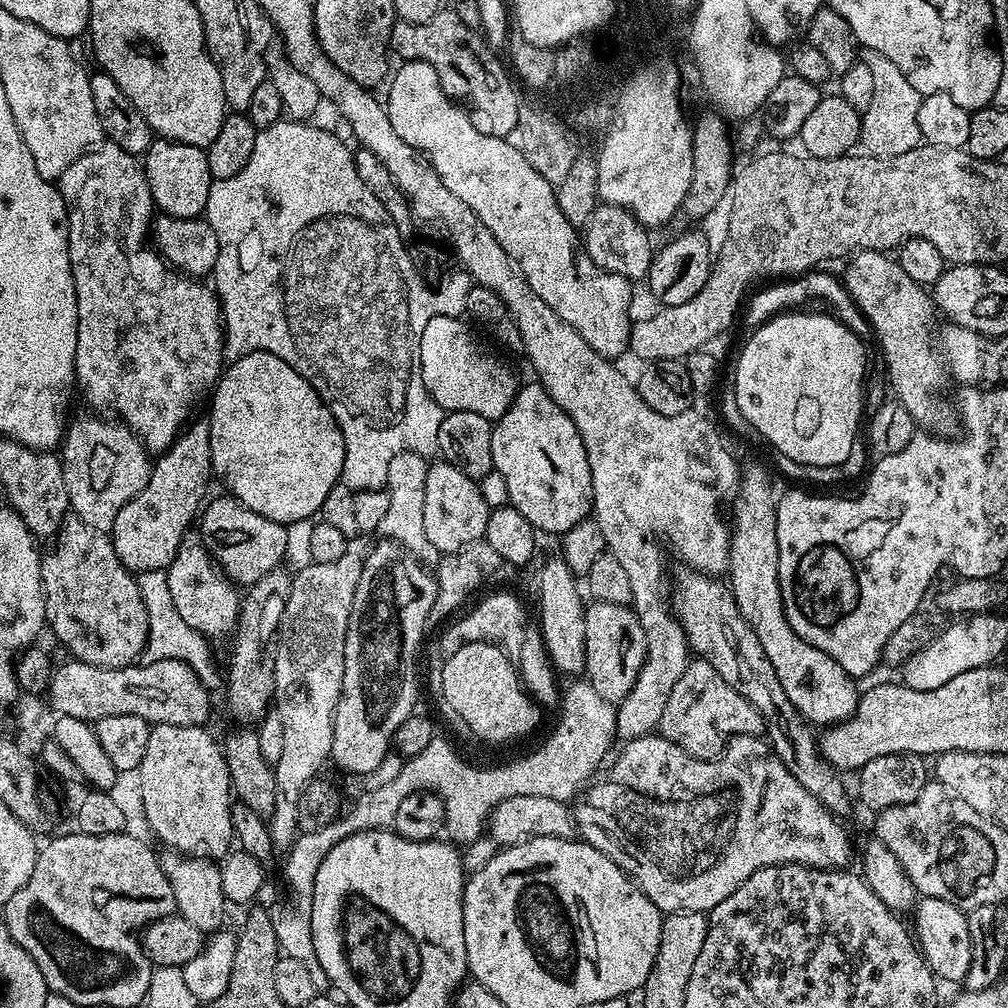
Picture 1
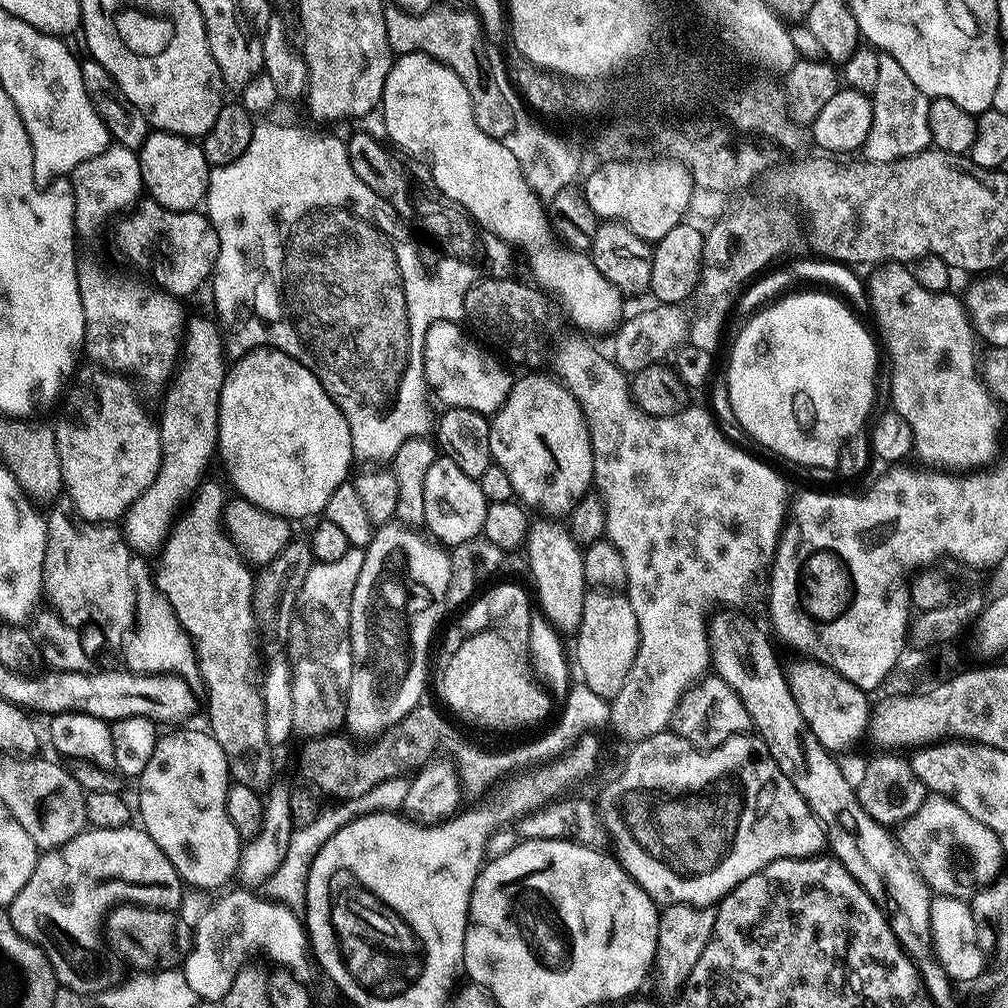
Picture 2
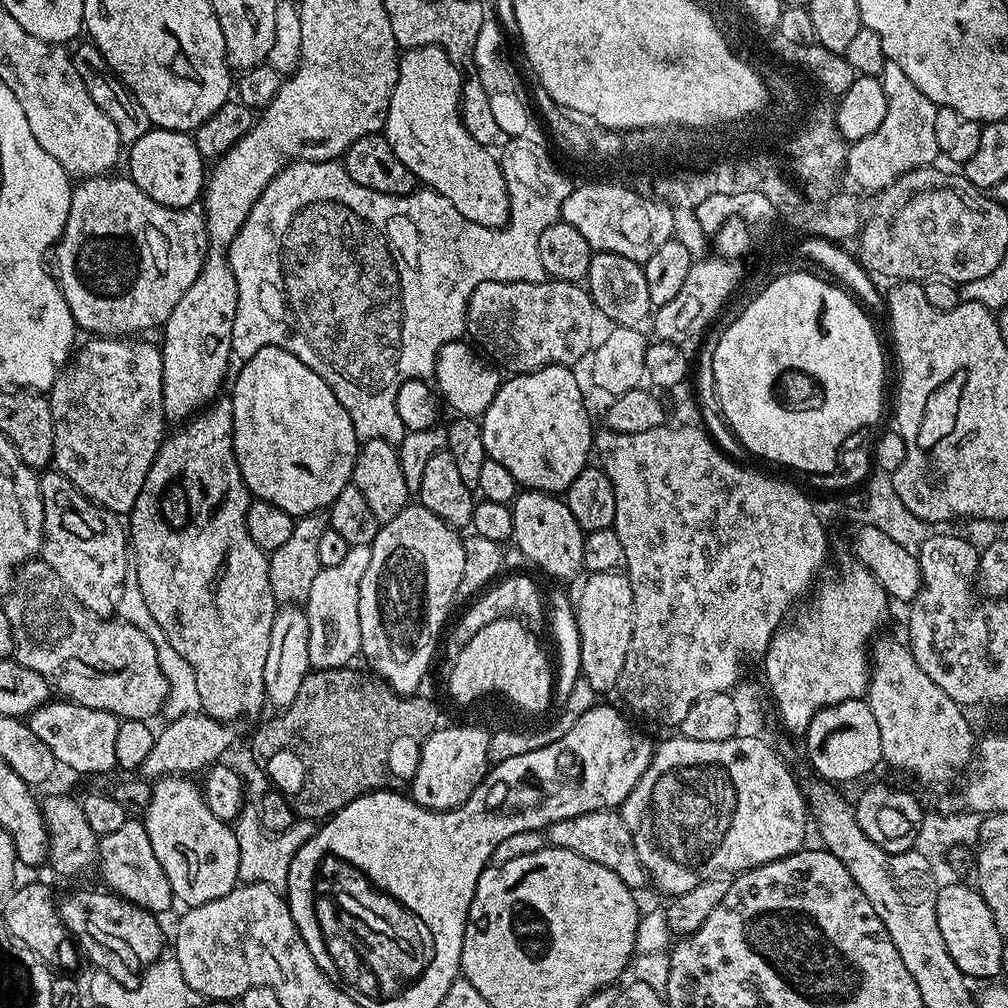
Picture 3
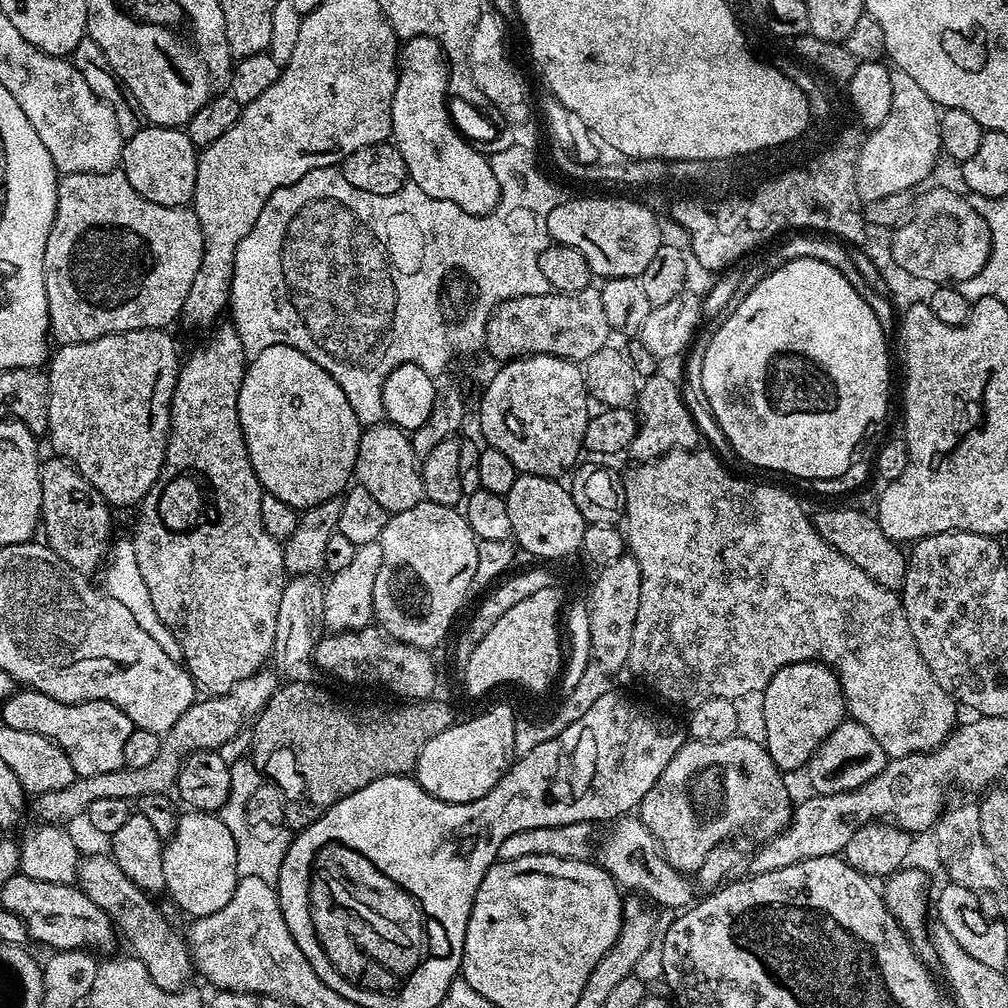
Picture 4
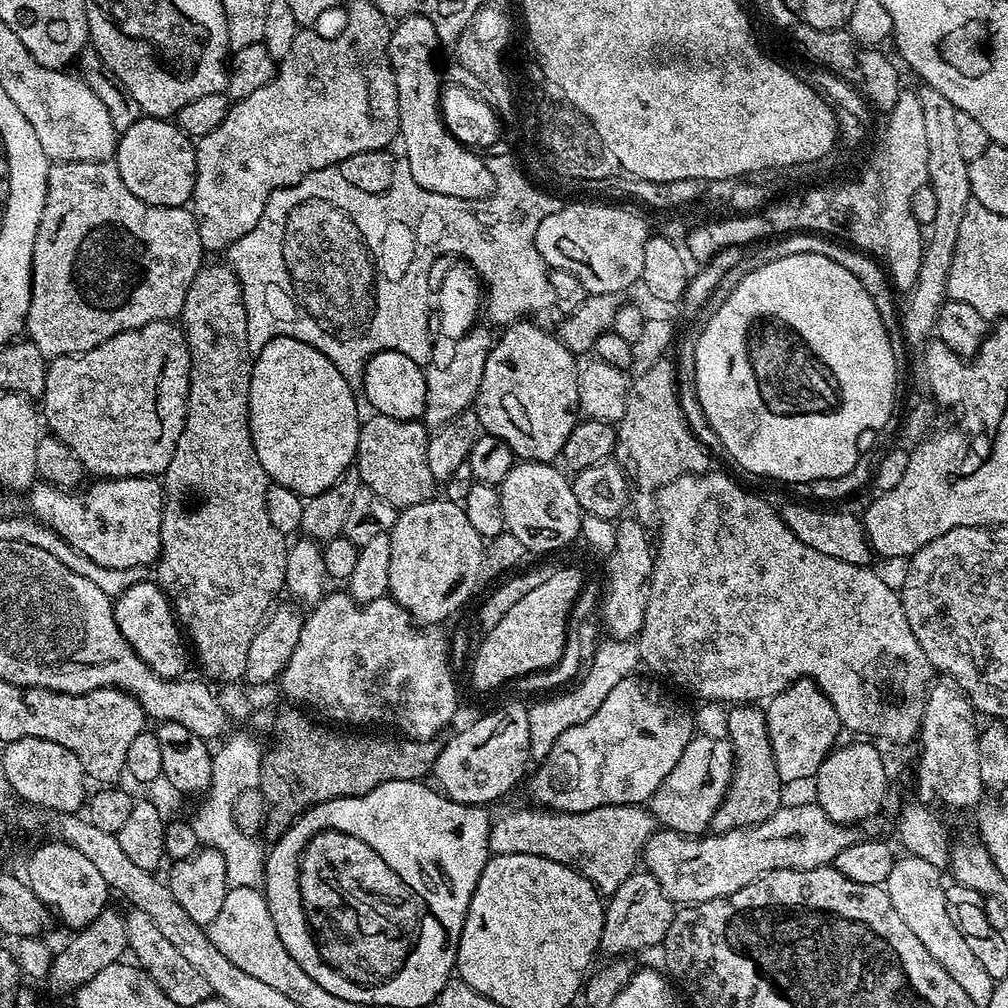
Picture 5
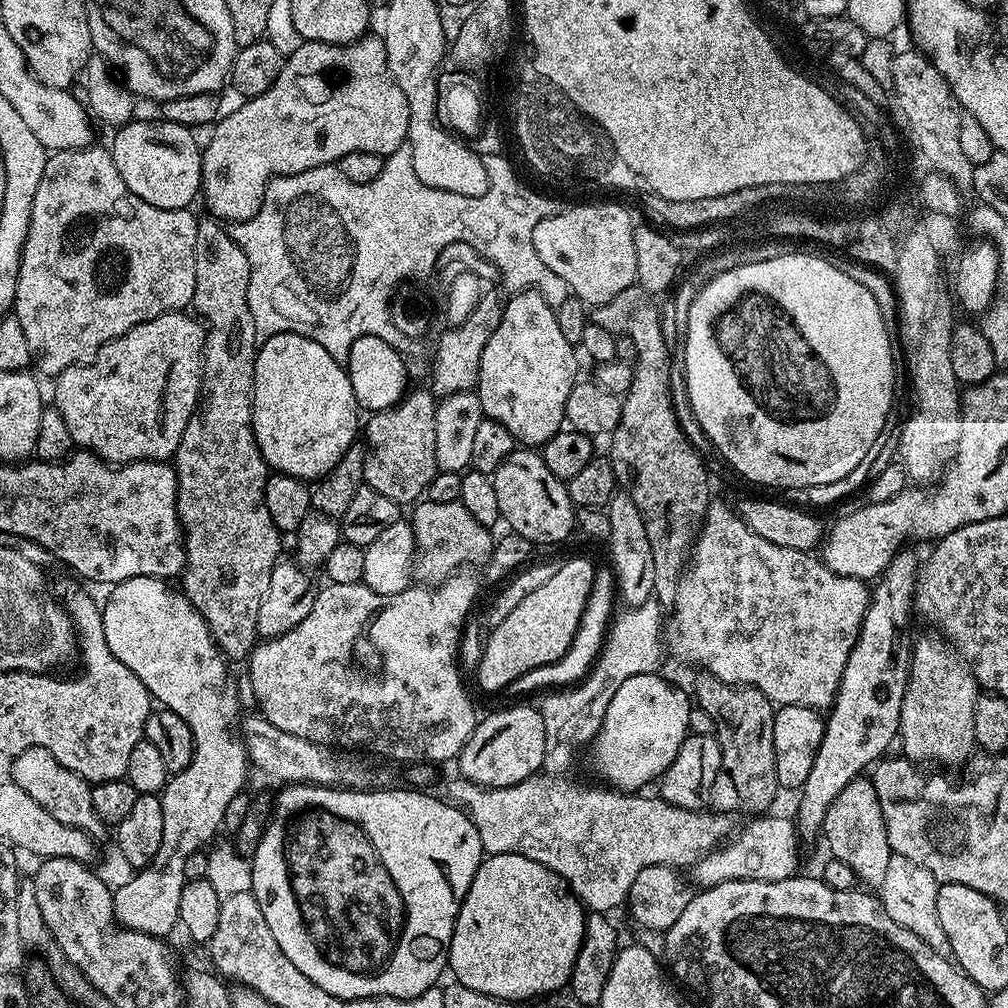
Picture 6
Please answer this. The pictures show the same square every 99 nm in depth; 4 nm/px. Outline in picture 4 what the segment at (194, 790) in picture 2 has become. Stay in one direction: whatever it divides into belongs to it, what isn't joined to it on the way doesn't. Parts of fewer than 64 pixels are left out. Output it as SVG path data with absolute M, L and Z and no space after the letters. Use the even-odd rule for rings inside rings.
M185 811L177 817L177 831L164 844L162 870L167 895L190 918L217 913L230 902L236 889L237 847L234 836L226 829L219 815L208 812Z

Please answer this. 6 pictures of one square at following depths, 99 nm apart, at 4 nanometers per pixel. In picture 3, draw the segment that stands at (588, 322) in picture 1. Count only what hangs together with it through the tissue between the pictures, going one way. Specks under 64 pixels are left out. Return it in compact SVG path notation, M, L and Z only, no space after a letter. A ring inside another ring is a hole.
M438 46L409 48L400 56L398 82L392 91L388 107L386 135L394 154L406 162L421 185L442 194L470 222L487 228L503 228L508 222L508 184L499 159L489 149L483 148L466 130L462 119L461 69Z

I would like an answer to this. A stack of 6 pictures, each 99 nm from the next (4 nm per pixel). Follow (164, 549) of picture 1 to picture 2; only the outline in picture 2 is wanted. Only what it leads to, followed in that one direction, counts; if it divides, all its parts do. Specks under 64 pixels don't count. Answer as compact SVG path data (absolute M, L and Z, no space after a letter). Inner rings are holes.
M196 316L193 320L191 317L183 329L182 351L176 371L167 385L169 388L164 396L164 405L160 408L160 469L152 485L128 507L122 517L122 535L133 553L159 553L177 519L176 507L180 499L195 493L200 487L200 475L208 459L211 456L213 459L217 453L218 410L225 371L226 349L219 323L204 316Z

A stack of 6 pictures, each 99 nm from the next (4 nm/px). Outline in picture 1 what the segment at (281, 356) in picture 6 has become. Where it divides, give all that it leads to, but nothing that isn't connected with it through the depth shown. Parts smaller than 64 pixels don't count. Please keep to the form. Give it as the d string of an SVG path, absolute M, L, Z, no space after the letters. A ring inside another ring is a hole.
M251 352L242 358L231 361L221 371L211 396L212 416L207 417L207 422L210 426L210 458L215 479L221 480L228 487L225 489L244 503L247 508L254 510L254 514L262 514L262 518L270 518L279 524L293 526L292 524L306 519L307 516L315 517L319 513L322 502L326 502L326 494L330 494L334 485L341 483L344 471L344 439L342 430L336 424L336 419L330 414L327 406L322 403L320 396L312 389L310 382L306 378L302 378L302 374L298 374L298 370L294 370L294 366L282 362L282 358L278 358L278 354Z

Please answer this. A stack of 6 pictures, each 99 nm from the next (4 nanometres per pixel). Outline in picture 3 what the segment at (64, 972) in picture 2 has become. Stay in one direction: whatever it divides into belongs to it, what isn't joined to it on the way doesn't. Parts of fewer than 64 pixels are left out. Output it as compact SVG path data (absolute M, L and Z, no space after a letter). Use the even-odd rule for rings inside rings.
M129 818L114 834L99 837L98 865L109 889L117 896L123 897L132 904L140 905L153 913L161 914L174 904L170 881L166 871L154 856L150 838L139 819ZM28 884L25 888L18 888L7 897L9 900L5 902L2 912L2 918L10 934L14 934L16 940L30 946L30 950L34 950L34 954L38 954L38 958L42 958L45 964L53 969L72 970L68 968L74 967L79 960L81 962L82 956L76 941L60 920L58 904L56 900L52 901L51 890L44 884Z

